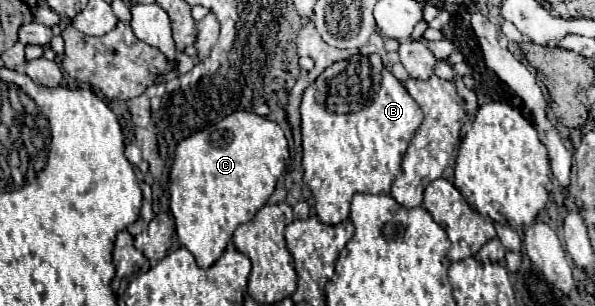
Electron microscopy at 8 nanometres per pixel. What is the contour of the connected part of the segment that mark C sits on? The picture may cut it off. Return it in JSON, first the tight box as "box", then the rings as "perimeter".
{"box":[170,110,290,268],"perimeter":[[[238,110],[220,120],[218,124],[194,136],[182,140],[176,148],[174,164],[170,168],[170,212],[176,220],[176,234],[182,246],[186,246],[200,268],[212,266],[220,254],[226,250],[234,230],[252,220],[256,212],[268,202],[270,194],[276,188],[278,178],[286,172],[286,162],[290,160],[288,142],[282,128],[254,112]]]}

